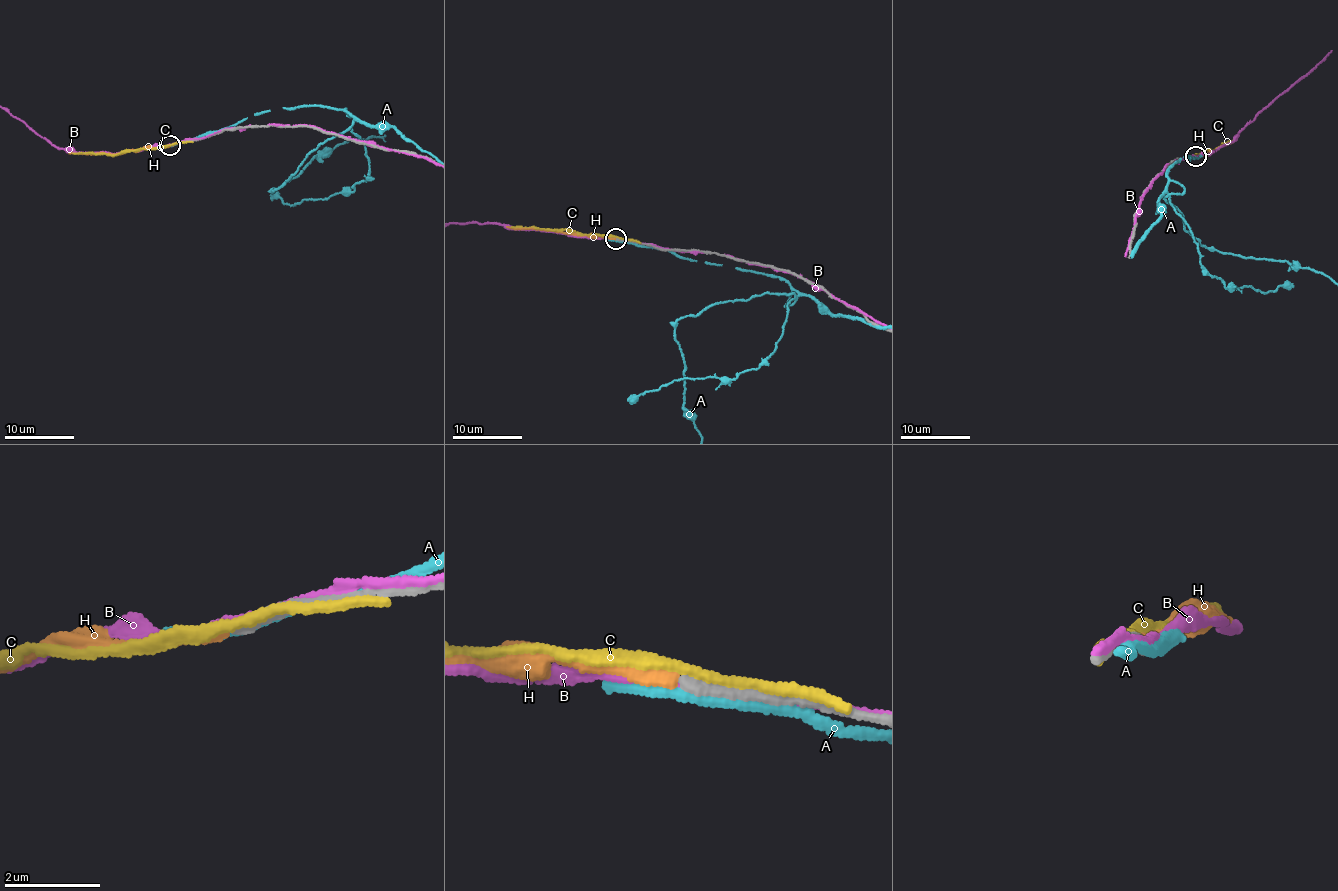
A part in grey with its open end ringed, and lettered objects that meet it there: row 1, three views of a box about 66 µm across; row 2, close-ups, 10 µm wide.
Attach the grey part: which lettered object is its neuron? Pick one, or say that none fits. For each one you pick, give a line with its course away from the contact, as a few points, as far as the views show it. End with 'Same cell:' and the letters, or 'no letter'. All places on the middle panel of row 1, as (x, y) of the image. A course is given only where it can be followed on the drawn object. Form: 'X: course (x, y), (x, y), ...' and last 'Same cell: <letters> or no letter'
H: course (615, 238), (506, 227)
Same cell: H

